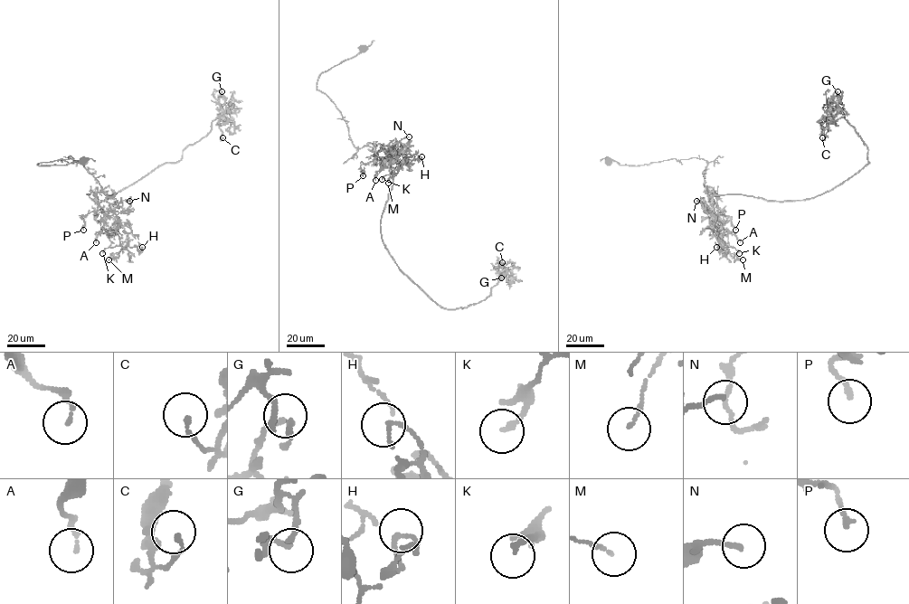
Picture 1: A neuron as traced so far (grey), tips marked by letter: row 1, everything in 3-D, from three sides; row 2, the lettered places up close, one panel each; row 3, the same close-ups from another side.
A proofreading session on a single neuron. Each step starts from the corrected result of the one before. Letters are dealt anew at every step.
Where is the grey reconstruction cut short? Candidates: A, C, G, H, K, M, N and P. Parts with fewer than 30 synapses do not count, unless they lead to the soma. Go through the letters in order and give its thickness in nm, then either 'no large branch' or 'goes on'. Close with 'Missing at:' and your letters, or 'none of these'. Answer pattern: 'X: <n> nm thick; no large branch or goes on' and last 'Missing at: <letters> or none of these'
A: 130 nm thick; no large branch
C: 140 nm thick; no large branch
G: 160 nm thick; no large branch
H: 150 nm thick; no large branch
K: 180 nm thick; no large branch
M: 130 nm thick; no large branch
N: 140 nm thick; no large branch
P: 180 nm thick; no large branch
Missing at: none of these

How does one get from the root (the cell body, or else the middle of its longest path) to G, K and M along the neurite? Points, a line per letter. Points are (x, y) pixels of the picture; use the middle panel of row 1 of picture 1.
G: (363, 49), (316, 89), (355, 147), (379, 144), (388, 157), (385, 249), (446, 308), (484, 300), (501, 278)
K: (363, 49), (323, 72), (316, 89), (340, 111), (355, 147), (371, 143), (396, 153), (400, 165), (382, 179)
M: (363, 49), (323, 72), (316, 89), (340, 111), (355, 147), (371, 143), (396, 153), (402, 166), (388, 183)

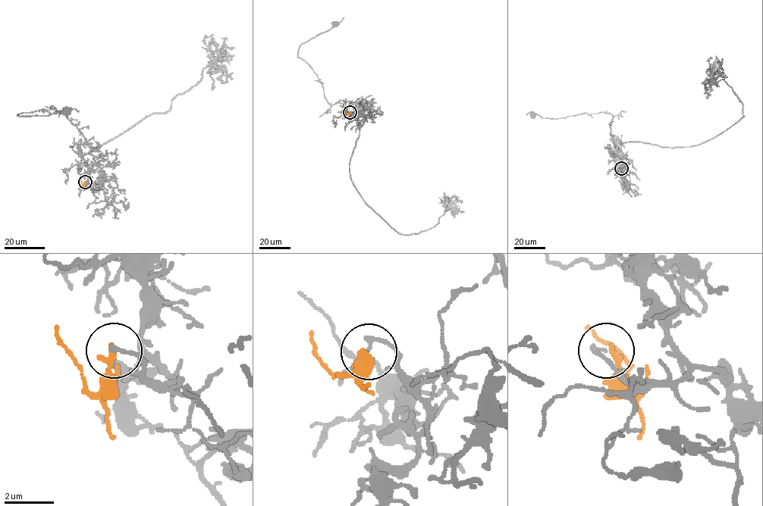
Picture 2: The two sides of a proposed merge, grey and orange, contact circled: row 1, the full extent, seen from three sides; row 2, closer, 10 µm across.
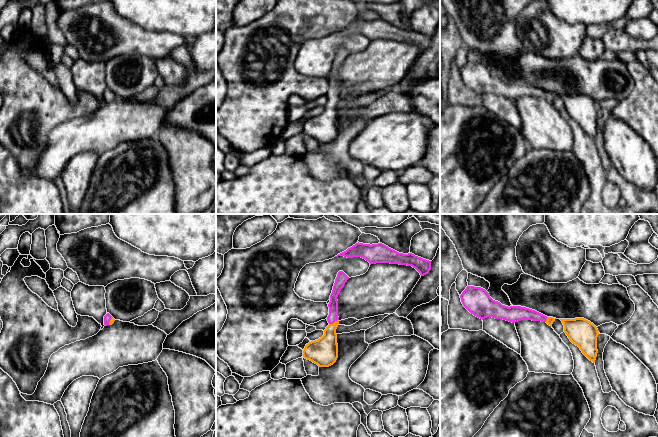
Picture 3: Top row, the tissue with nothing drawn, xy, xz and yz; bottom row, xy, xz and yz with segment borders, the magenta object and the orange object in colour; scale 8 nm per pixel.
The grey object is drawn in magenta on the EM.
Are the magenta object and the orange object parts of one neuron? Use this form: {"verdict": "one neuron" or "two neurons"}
{"verdict": "one neuron"}

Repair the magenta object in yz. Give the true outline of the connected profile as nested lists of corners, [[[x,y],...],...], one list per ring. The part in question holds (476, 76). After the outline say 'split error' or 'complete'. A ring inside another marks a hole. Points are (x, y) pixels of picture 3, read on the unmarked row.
[[[467,62],[460,74],[463,82],[471,90],[482,96],[487,93],[503,95],[512,99],[532,96],[546,98],[552,102],[556,95],[526,83],[502,81],[500,78],[493,76],[489,69],[481,63]]] | split error

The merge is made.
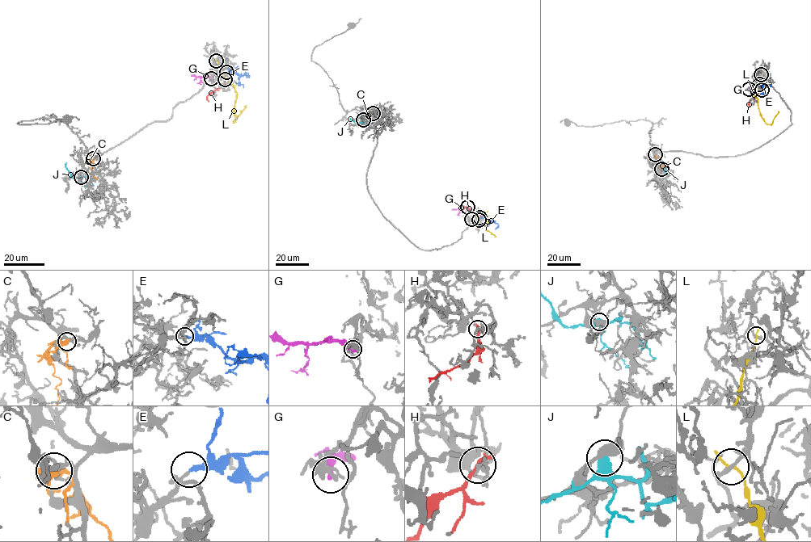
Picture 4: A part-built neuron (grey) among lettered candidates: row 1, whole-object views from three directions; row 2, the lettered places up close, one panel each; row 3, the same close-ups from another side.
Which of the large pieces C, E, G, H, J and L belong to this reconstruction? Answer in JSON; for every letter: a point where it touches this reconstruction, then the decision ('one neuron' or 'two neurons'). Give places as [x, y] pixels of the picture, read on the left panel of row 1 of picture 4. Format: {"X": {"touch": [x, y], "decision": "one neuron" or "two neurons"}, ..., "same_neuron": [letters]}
{"C": {"touch": [93, 158], "decision": "two neurons"}, "E": {"touch": [226, 72], "decision": "one neuron"}, "G": {"touch": [211, 78], "decision": "two neurons"}, "H": {"touch": [225, 79], "decision": "two neurons"}, "J": {"touch": [81, 177], "decision": "two neurons"}, "L": {"touch": [216, 60], "decision": "two neurons"}, "same_neuron": ["E"]}

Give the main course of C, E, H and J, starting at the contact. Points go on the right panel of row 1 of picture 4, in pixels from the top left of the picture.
C: (654, 154), (661, 161), (661, 170)
E: (759, 84), (768, 88), (771, 84)
H: (762, 90), (749, 101), (748, 107)
J: (661, 168), (665, 169), (661, 157)

